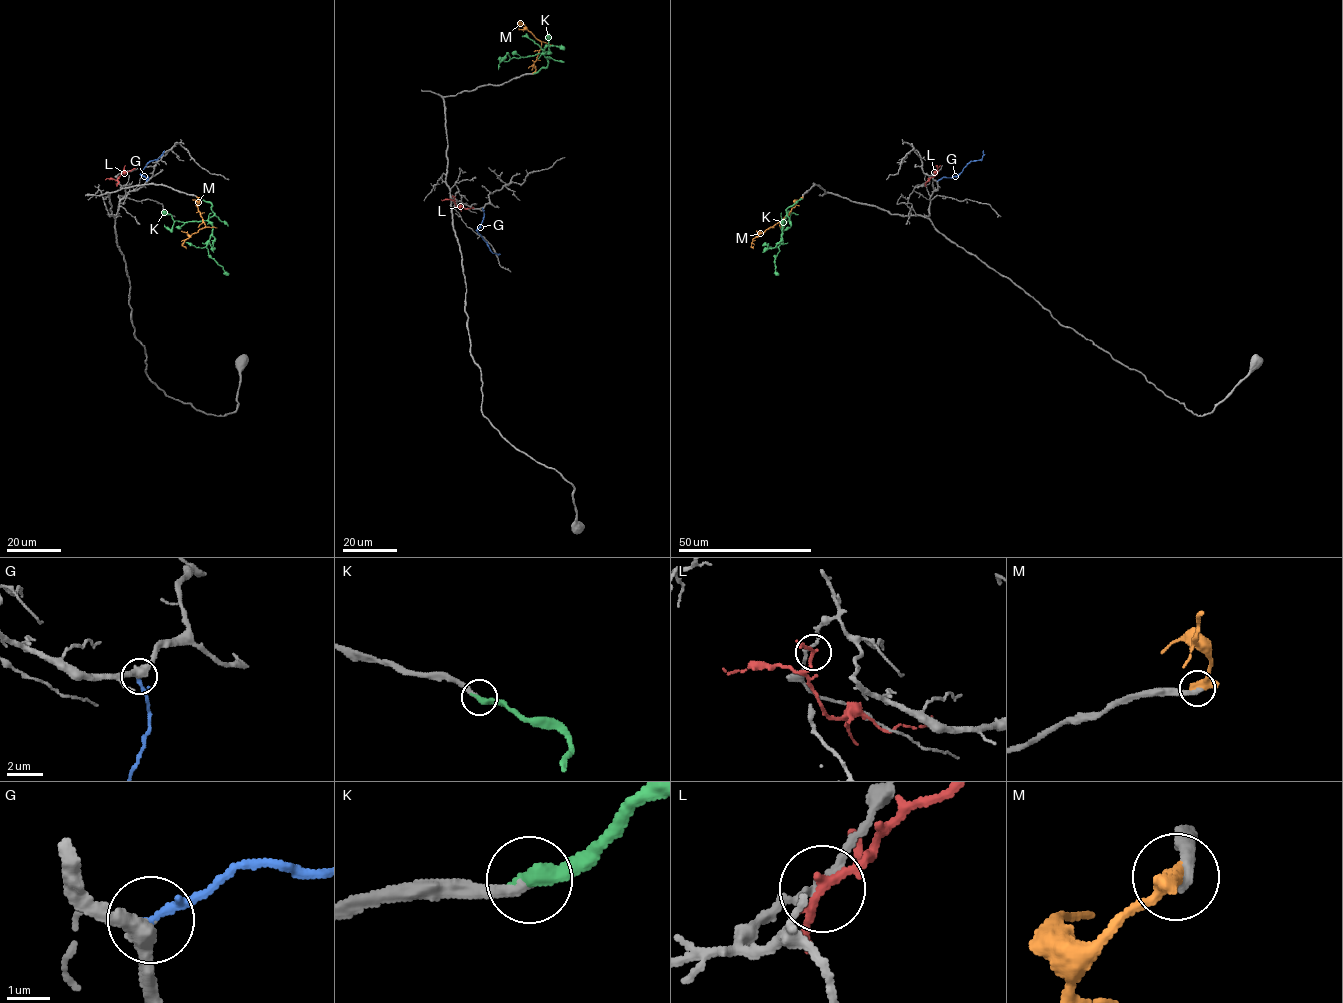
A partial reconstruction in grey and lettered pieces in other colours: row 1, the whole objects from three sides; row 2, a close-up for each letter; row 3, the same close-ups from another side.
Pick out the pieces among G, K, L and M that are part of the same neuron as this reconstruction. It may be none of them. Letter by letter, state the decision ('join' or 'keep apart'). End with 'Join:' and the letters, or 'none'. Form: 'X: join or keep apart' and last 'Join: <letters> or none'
G: join
K: join
L: keep apart
M: keep apart
Join: G, K

